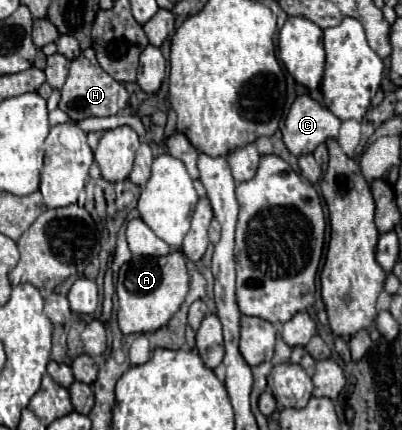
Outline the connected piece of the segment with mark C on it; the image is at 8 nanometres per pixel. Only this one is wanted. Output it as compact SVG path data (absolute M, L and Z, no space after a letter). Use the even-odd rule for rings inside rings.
M301 94L295 98L295 102L287 114L285 128L283 128L283 142L289 148L289 152L295 156L311 154L321 142L327 142L329 138L337 140L339 126L341 126L341 120L335 114L331 114L325 106L315 102L309 94Z

